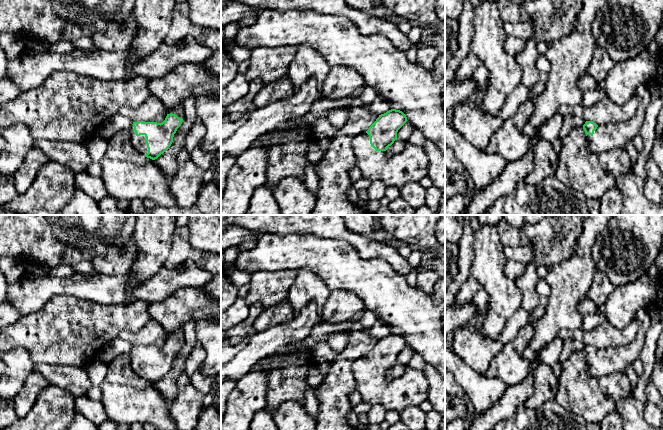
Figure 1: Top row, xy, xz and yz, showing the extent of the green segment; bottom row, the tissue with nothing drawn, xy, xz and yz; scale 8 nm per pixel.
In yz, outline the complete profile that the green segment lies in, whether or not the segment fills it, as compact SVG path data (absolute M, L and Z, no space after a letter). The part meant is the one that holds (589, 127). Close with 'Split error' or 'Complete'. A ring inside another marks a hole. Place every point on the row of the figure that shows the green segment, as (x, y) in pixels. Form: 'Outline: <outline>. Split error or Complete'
Outline: M663 48L660 51L660 62L656 75L646 84L639 85L633 96L639 97L639 107L636 115L625 123L613 125L597 125L586 121L583 129L587 138L587 149L590 152L607 152L616 148L625 148L628 141L640 133L645 120L645 109L650 102L649 88L654 85L663 85Z. Split error

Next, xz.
Outline: M391 109L384 114L379 115L376 121L369 129L353 138L353 150L355 153L356 163L362 172L363 178L375 183L380 181L387 187L393 186L401 188L402 186L419 182L428 176L429 159L423 147L406 142L403 151L400 151L390 157L387 156L386 150L397 140L398 130L407 122L406 115L396 109Z. Split error

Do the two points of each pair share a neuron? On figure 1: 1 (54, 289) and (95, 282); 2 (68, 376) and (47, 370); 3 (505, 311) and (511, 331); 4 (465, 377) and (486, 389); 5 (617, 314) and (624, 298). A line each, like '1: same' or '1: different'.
1: same
2: same
3: different
4: same
5: same

